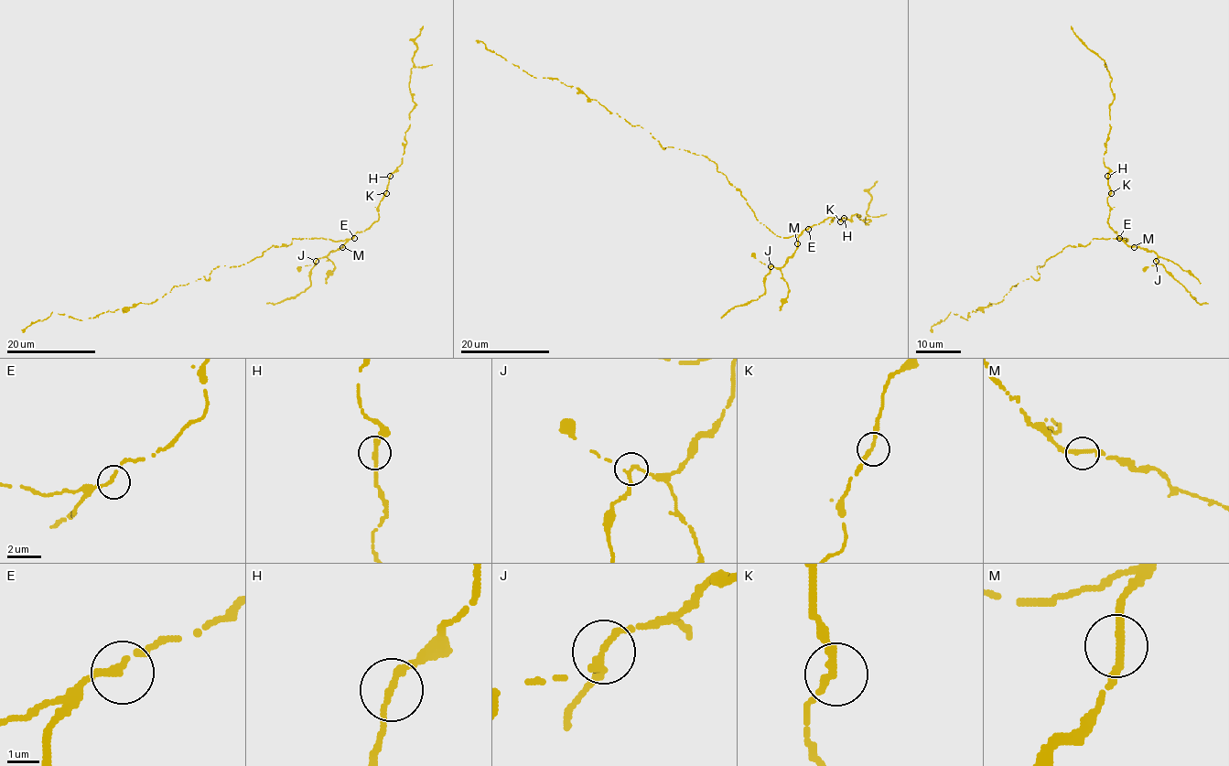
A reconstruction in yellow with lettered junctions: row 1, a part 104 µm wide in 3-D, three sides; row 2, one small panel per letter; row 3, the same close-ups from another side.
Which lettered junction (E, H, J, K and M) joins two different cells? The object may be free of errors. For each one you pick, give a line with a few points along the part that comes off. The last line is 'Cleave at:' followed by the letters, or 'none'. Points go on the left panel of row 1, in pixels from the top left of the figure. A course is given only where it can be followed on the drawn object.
Cleave at: none

